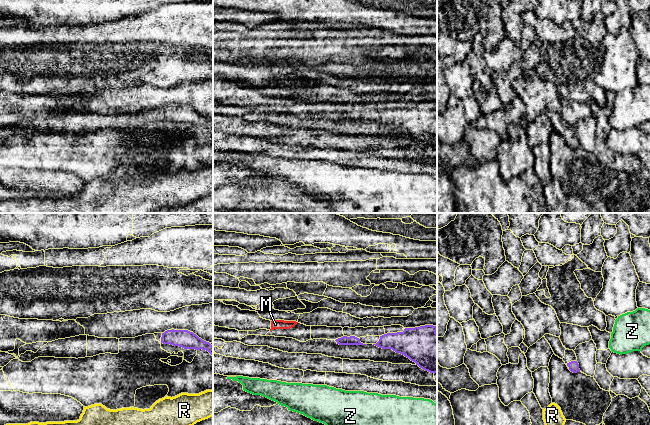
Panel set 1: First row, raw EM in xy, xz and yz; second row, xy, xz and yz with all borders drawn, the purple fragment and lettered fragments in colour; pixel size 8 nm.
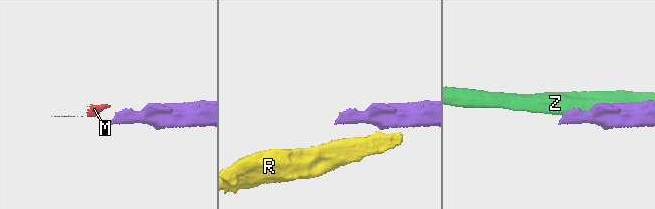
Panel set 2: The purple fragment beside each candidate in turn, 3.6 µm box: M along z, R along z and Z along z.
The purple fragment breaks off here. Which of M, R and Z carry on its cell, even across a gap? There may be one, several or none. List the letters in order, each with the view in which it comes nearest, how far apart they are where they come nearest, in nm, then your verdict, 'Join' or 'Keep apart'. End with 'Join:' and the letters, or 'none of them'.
M: Closest in xz. Distance 340 nm. Join
R: Closest in xy. Distance 280 nm. Keep apart
Z: Closest in xz. Distance 220 nm. Keep apart
Join: M

